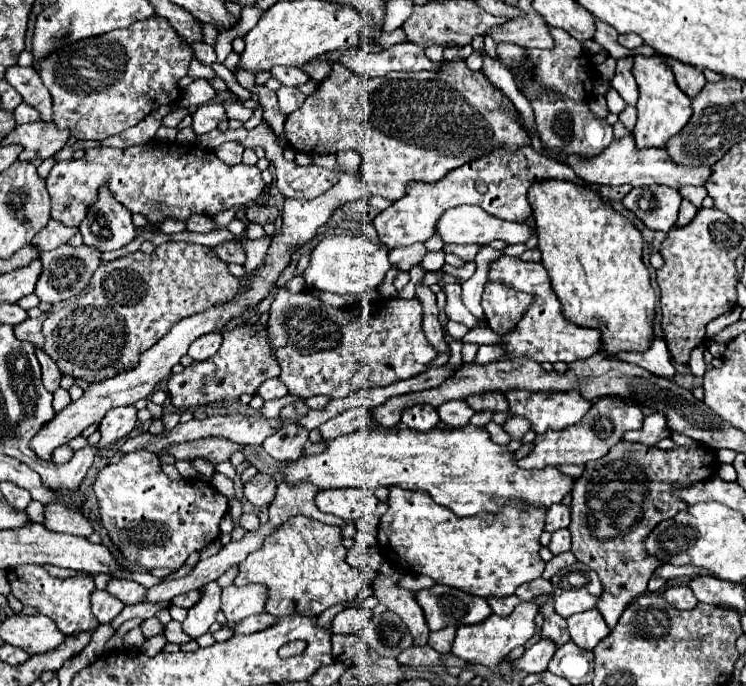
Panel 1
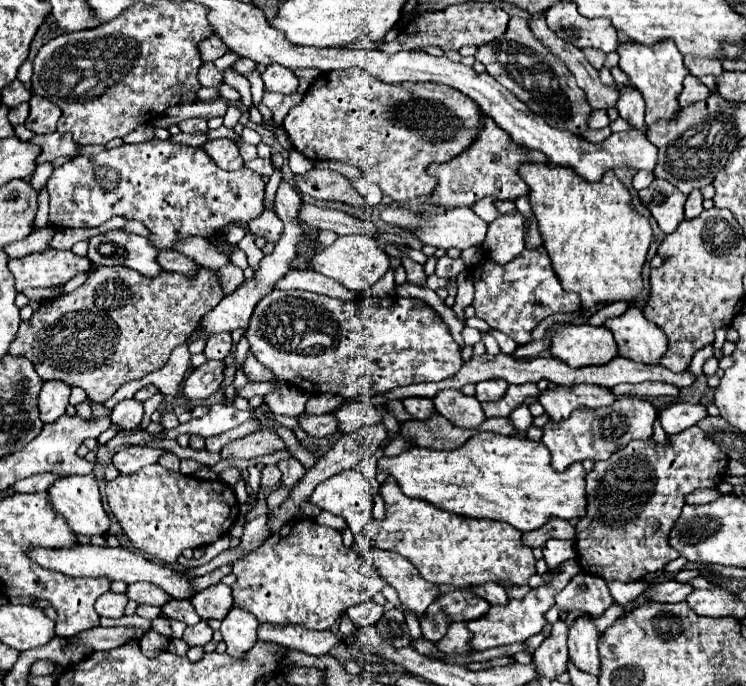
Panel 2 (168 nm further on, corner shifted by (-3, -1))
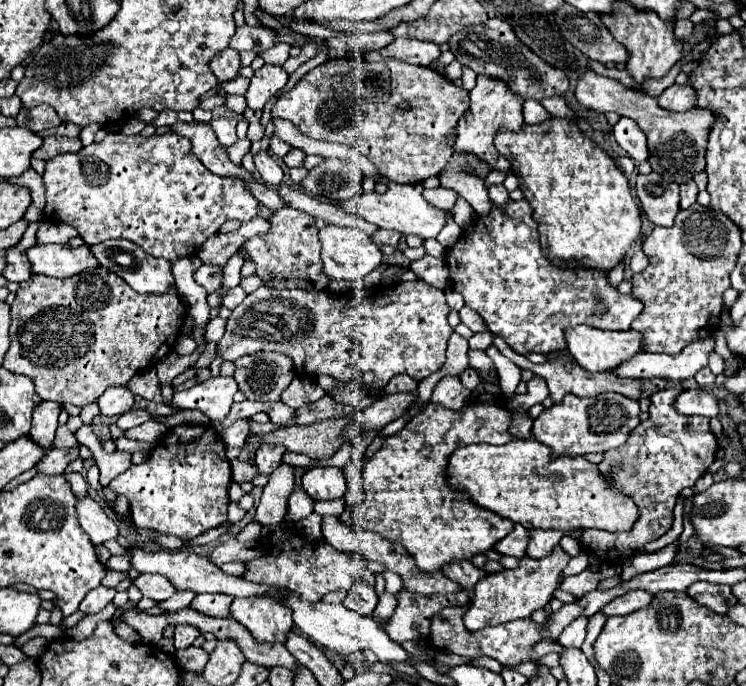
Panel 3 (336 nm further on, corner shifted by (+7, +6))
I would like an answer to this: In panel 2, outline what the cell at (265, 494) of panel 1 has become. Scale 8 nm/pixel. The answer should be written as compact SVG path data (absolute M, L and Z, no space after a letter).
M264 466L262 468L262 480L260 480L260 488L272 490L276 484L280 482L280 470L276 466Z

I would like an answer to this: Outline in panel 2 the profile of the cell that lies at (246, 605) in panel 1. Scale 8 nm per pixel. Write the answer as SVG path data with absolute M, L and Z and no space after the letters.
M234 604L220 626L222 638L228 646L226 652L236 658L240 658L244 652L248 652L248 648L252 648L258 640L256 628L258 628L256 616L252 616L250 612L246 612L238 604Z

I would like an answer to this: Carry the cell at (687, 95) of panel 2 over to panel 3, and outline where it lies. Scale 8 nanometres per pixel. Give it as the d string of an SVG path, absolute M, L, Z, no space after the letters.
M674 83L658 97L658 105L668 111L688 111L694 105L694 89Z

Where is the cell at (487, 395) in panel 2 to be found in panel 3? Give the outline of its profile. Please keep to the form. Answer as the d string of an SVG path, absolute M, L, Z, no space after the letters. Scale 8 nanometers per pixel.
M468 351L470 357L470 365L482 373L494 373L494 363L492 359L486 355L486 351Z

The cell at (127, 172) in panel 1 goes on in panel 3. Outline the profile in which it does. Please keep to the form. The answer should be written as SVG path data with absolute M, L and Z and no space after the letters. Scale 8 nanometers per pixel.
M110 133L104 137L104 141L92 143L78 153L66 153L46 161L44 185L44 217L48 221L72 225L86 245L98 245L108 239L128 239L152 257L162 257L168 261L196 255L204 241L218 233L224 221L250 221L258 211L258 201L246 193L240 181L210 173L194 157L190 141L176 133L154 135L148 139L142 135L126 137L120 133Z

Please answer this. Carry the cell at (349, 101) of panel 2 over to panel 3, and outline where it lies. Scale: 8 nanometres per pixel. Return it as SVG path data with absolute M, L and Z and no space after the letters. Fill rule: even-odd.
M356 57L328 59L306 73L290 91L284 91L274 103L272 115L292 121L312 139L342 143L356 149L360 155L370 159L392 183L422 183L428 177L440 175L452 157L450 137L456 131L458 119L468 111L470 99L462 87L456 87L442 73L430 67L420 67L420 97L416 97L416 77L408 71L414 67L418 65L408 65L398 59L384 59L380 63L368 63ZM402 101L410 101L410 113L402 113L402 109L398 109Z

